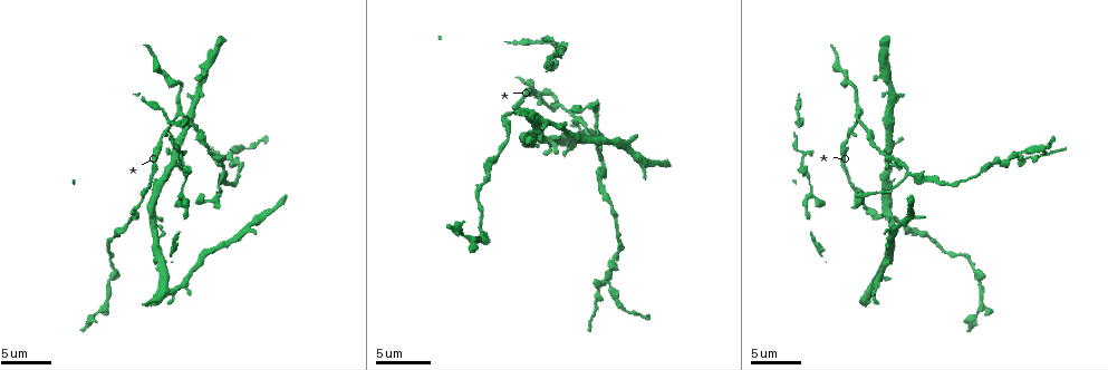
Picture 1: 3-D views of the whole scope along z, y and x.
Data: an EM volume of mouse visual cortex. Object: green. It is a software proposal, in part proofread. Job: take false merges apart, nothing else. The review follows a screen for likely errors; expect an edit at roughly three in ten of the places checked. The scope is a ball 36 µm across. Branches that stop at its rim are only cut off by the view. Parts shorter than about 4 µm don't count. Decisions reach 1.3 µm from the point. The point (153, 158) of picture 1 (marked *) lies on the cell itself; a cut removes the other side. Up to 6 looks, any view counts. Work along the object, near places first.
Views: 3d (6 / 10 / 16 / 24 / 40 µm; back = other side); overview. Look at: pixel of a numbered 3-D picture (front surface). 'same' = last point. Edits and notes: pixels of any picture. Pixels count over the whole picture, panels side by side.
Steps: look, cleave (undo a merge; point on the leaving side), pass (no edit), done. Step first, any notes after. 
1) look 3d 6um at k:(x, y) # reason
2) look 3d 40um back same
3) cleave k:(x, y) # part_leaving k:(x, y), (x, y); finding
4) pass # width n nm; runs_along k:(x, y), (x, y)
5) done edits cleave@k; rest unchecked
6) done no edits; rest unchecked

look 3d 6um at 1:(508, 131)

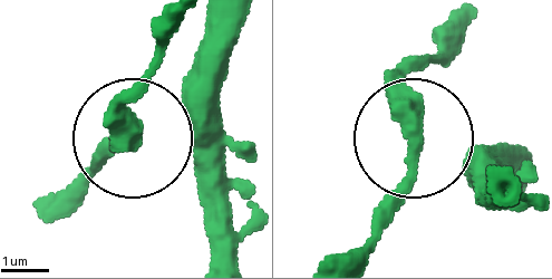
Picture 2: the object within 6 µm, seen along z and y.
pass # side_arm 21 um; one cell here

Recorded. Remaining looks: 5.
look 3d 16um at 1:(602, 160)

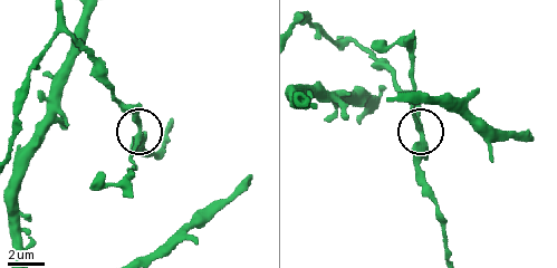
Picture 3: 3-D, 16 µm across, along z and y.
look 3d 6um at 3:(419, 130)

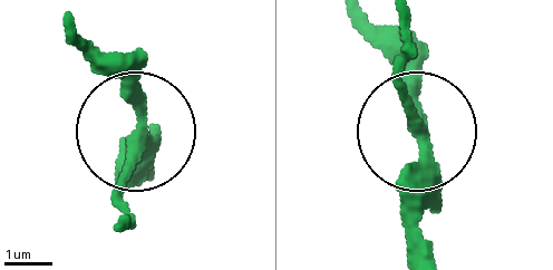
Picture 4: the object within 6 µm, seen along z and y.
pass # arms 3; all the same cell

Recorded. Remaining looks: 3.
look 3d 6um at 1:(605, 283) # four arms meet

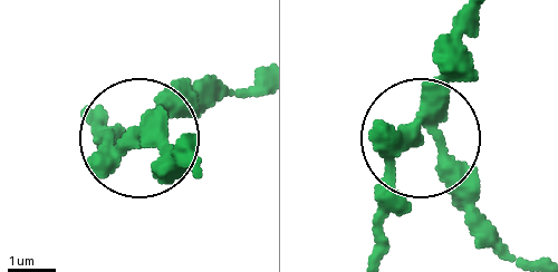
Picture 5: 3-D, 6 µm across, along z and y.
look 3d 6um back at 5:(132, 135)

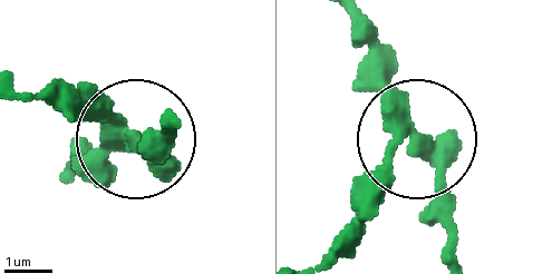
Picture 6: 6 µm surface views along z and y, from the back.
pass # one cell here

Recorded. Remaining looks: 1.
done no edits; rest unchecked

